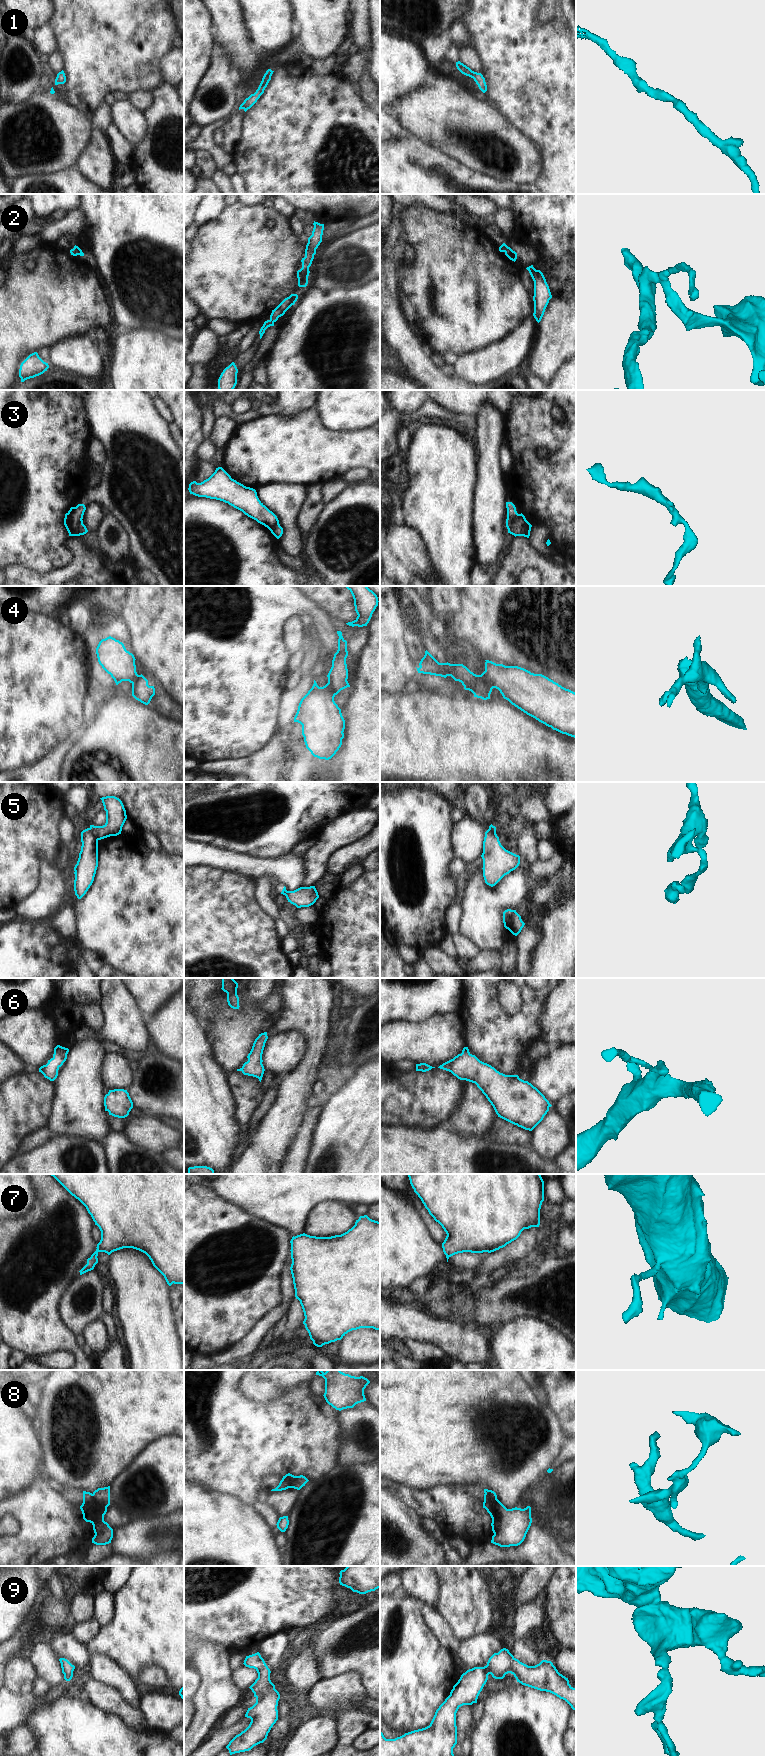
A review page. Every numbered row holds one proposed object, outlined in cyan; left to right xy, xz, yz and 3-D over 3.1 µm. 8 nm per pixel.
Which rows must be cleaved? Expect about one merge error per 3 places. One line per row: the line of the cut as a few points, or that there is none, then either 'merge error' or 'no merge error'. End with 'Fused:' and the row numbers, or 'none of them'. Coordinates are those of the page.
1: cut none; no merge error
2: cut none; no merge error
3: cut yz (519, 514), (514, 519), (508, 532); merge error
4: cut yz (479, 675), (494, 687); merge error
5: cut xy (88, 828), (98, 839); merge error
6: cut none; no merge error
7: cut none; no merge error
8: cut xy (92, 1494), (97, 1501), (107, 1506); merge error
9: cut none; no merge error
Fused: 3, 4, 5, 8

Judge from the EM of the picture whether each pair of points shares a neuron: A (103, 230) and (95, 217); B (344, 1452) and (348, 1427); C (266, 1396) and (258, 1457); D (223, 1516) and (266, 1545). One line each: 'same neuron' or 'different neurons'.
A: same neuron
B: same neuron
C: different neurons
D: same neuron

